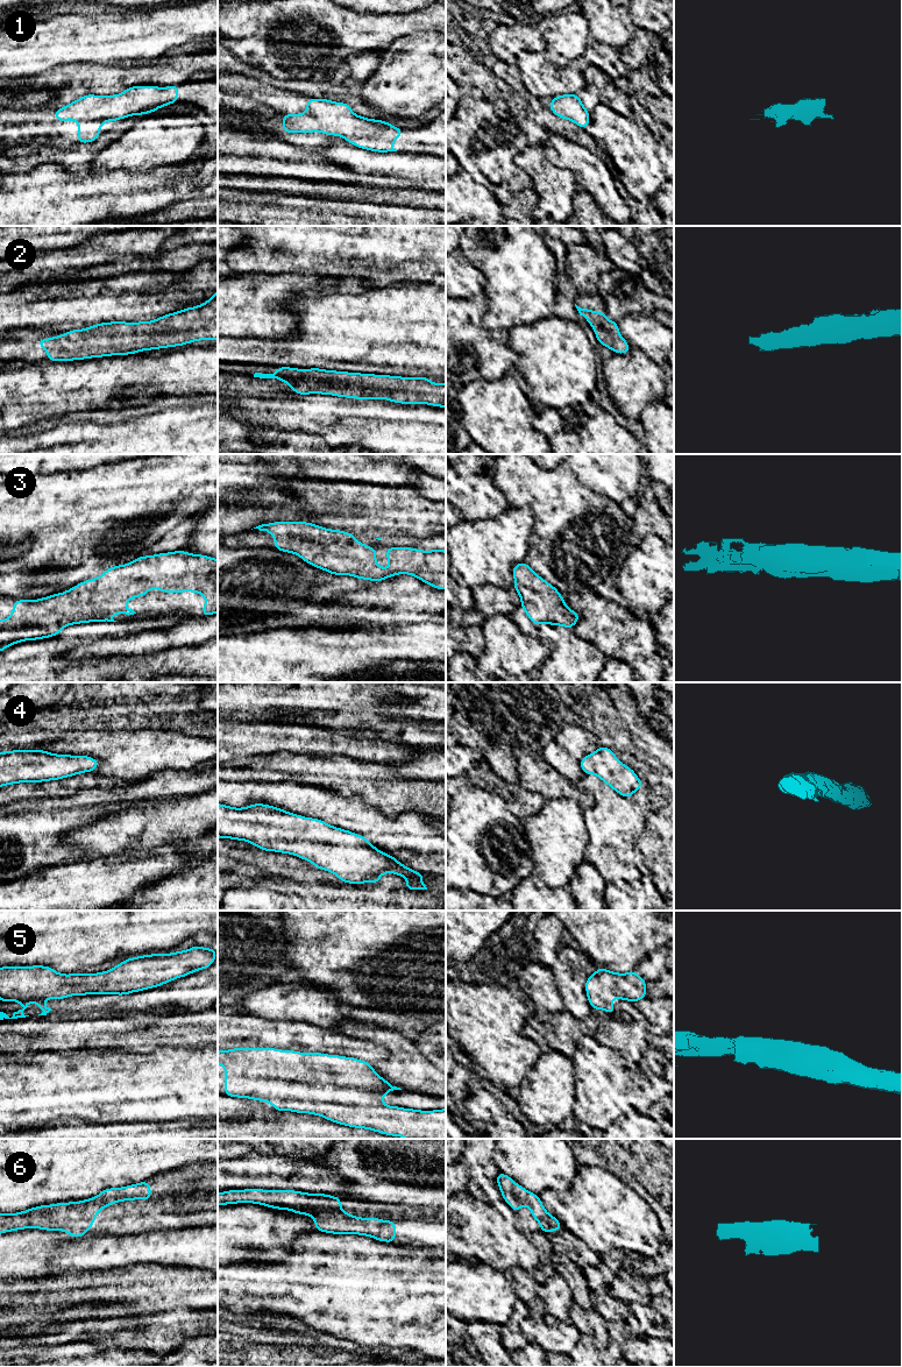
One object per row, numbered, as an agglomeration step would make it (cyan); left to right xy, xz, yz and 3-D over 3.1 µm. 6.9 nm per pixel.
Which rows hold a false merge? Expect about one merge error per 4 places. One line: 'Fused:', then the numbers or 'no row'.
Fused: no row

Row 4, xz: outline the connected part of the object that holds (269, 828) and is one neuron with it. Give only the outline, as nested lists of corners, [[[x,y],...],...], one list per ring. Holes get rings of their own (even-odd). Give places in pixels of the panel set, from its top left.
[[[218,803],[218,837],[247,841],[264,851],[290,854],[305,859],[324,871],[338,876],[348,884],[379,884],[379,877],[386,872],[405,877],[404,888],[427,890],[421,881],[424,873],[399,863],[392,855],[375,848],[365,837],[350,830],[333,827],[319,819],[304,817],[280,808],[253,803],[242,808]]]

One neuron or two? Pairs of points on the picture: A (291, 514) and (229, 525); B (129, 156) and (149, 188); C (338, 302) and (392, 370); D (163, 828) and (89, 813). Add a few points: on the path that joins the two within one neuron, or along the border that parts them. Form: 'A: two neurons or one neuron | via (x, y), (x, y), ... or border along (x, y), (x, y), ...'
A: one neuron | via (276, 514), (244, 517)
B: two neurons | border along (167, 165), (160, 165), (149, 171), (113, 170)
C: one neuron | via (350, 319), (384, 353)
D: two neurons | border along (116, 805), (112, 812), (78, 828)

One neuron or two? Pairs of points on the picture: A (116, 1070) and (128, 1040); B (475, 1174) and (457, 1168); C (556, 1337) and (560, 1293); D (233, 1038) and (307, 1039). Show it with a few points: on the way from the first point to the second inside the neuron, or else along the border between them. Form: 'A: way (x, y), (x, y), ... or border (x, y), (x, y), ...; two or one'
A: border (120, 1048), (92, 1049); two
B: border (460, 1160), (467, 1168), (468, 1189); two
C: border (547, 1312), (568, 1322); two
D: way (251, 1035), (289, 1035); one

